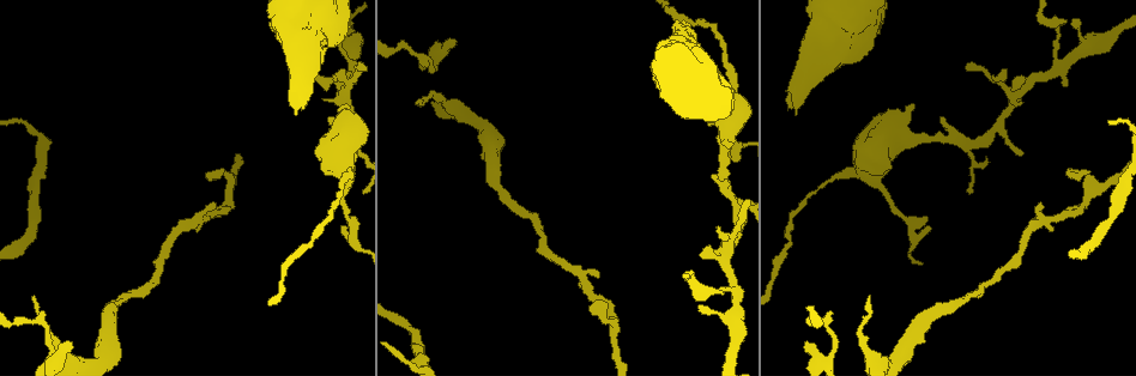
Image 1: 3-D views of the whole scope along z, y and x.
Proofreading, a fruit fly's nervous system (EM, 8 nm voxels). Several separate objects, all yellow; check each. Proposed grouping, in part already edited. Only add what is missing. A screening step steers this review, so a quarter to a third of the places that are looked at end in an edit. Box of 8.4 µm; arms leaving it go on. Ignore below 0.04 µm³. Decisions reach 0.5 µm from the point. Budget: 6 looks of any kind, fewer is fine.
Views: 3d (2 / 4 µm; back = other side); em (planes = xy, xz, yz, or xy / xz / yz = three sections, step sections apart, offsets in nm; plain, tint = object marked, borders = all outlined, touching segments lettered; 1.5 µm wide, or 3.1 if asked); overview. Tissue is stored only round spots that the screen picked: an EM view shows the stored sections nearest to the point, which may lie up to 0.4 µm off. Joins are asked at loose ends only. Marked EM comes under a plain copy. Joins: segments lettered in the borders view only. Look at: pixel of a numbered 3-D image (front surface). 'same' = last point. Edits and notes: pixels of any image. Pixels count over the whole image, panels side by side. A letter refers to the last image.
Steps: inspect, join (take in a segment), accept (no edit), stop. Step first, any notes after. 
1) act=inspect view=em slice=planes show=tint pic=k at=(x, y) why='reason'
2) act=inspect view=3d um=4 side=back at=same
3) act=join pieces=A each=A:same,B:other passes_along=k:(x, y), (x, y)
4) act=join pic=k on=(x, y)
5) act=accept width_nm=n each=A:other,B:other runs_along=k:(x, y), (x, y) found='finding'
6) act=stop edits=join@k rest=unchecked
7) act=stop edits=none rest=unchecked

act=inspect view=3d um=4 pic=1 at=(295, 115) why='free end'

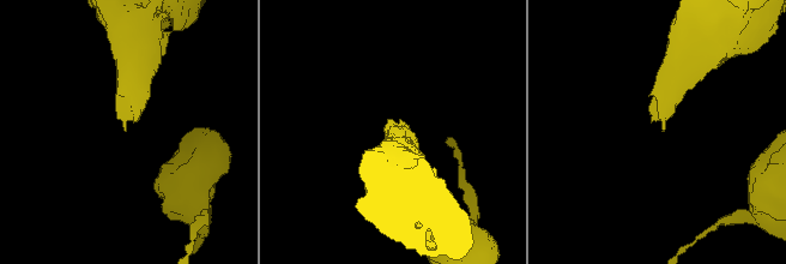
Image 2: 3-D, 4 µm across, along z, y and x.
act=inspect view=em slice=planes show=borders pic=2 at=(661, 129)

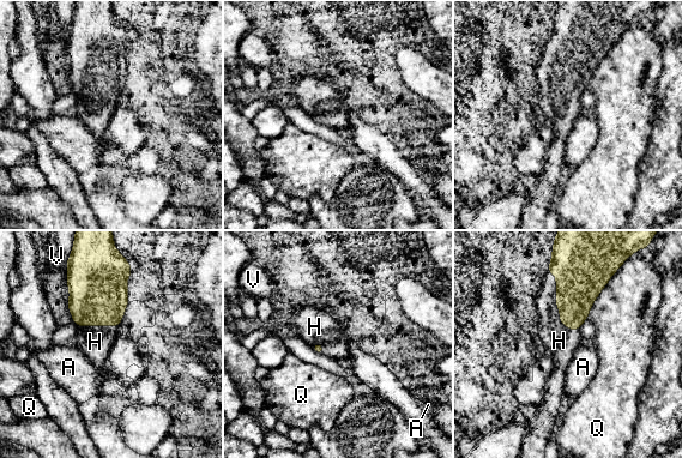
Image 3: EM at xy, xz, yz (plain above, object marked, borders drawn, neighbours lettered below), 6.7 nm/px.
act=join pieces=H each=A:other,H:same,Q:other,V:other passes_along=3:(580, 276), (556, 305), (559, 342) found='it goes on there'

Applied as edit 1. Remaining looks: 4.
act=inspect view=3d um=4 pic=1 at=(1019, 156) why='thin end'

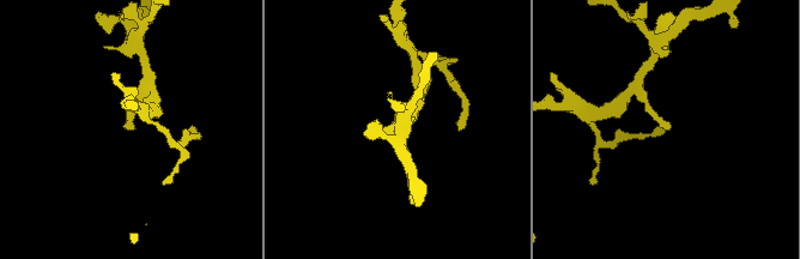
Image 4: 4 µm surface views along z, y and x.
act=inspect view=em slice=planes show=tint pic=4 at=(667, 127) why='need the tissue'

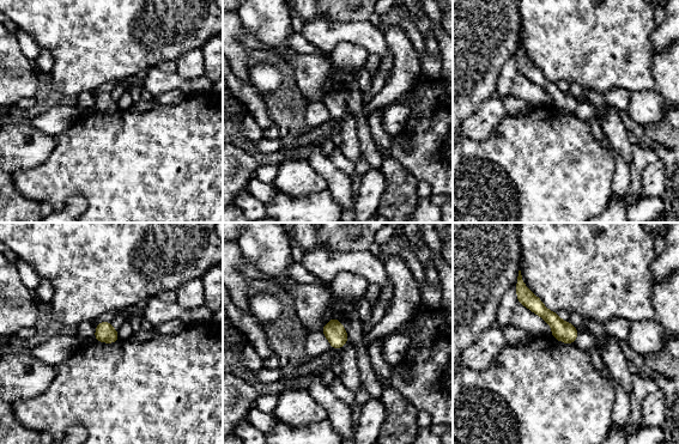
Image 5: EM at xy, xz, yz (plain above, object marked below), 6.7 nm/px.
act=inspect view=em slice=planes show=borders at=same why='what lies round it'

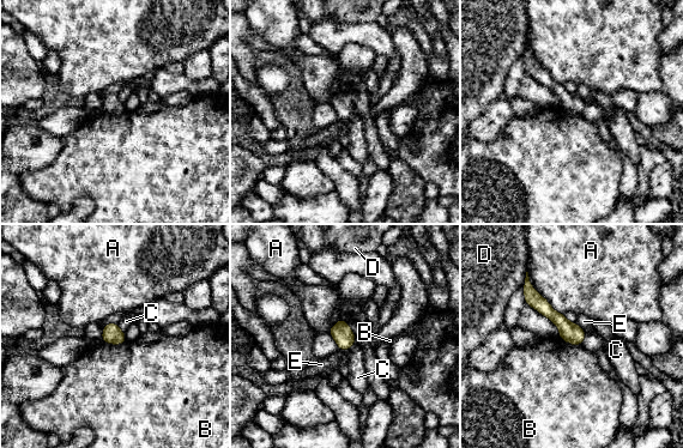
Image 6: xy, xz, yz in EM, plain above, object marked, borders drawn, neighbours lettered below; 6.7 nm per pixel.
act=accept each=A:other,B:other,C:other,D:other,E:other border=6:(126, 340), (119, 344), (102, 341) found='none of them fits'

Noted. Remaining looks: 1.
act=stop edits=join@3 rest=unchecked

